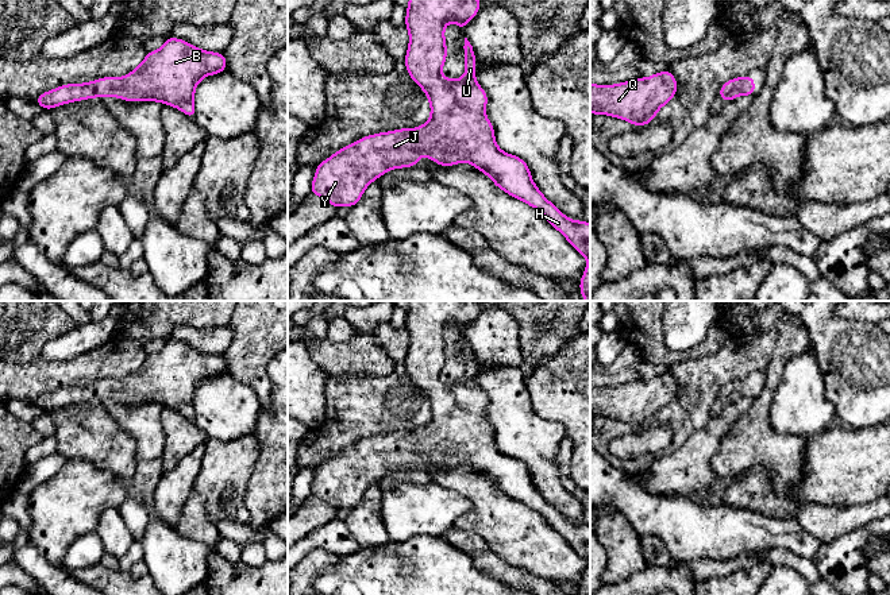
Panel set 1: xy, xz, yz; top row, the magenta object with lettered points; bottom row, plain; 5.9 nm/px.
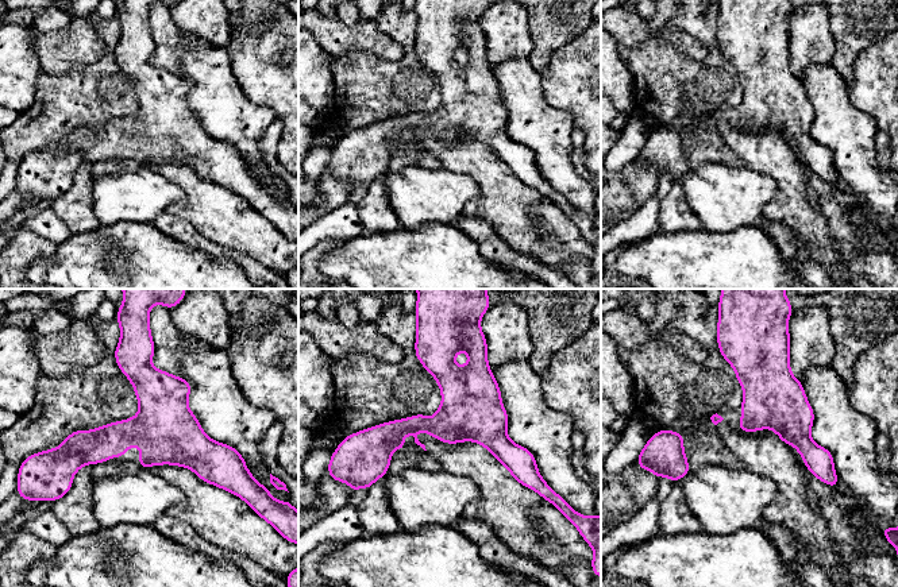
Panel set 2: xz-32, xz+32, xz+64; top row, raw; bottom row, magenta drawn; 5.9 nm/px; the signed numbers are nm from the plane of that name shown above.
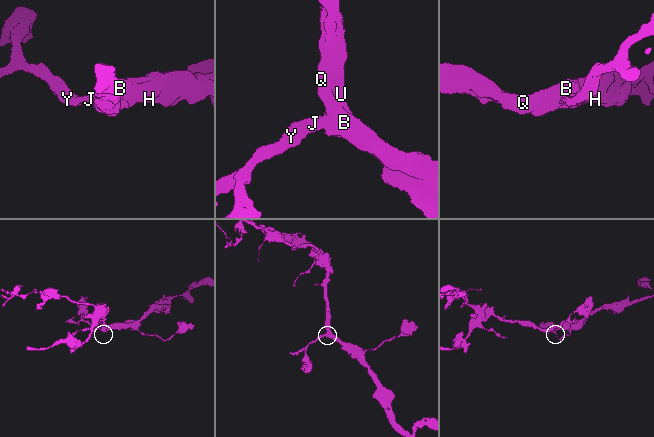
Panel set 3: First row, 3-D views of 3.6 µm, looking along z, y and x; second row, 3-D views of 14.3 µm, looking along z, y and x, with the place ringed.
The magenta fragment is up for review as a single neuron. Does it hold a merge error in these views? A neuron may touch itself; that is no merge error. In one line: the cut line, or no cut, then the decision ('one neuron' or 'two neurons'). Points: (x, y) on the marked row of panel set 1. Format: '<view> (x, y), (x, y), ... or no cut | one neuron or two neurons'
no cut | one neuron

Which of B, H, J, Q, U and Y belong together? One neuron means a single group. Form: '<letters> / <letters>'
B H J Q U Y

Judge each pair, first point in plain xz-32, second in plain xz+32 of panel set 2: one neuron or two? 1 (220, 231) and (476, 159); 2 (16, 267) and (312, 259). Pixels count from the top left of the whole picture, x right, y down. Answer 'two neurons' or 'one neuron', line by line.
1: one neuron
2: one neuron

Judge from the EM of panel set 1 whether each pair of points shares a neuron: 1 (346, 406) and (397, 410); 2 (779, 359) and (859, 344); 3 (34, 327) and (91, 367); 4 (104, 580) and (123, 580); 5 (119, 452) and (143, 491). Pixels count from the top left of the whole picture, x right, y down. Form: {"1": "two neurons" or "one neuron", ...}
{"1": "one neuron", "2": "two neurons", "3": "two neurons", "4": "one neuron", "5": "two neurons"}

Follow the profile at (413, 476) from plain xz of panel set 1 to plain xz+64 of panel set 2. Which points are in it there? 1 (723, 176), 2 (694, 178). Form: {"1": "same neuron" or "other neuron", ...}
{"1": "other neuron", "2": "other neuron"}

